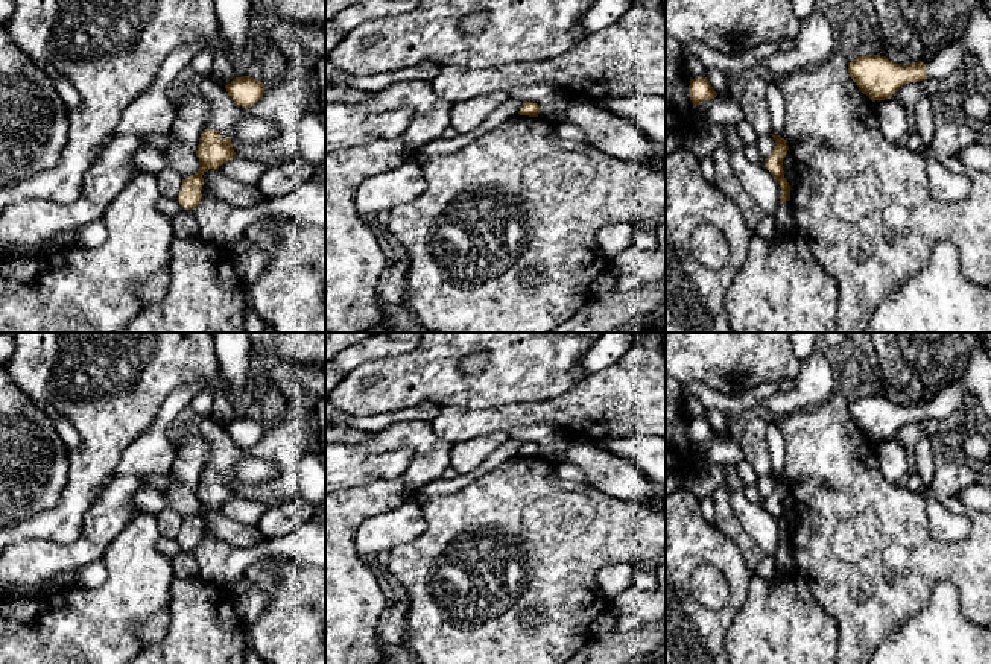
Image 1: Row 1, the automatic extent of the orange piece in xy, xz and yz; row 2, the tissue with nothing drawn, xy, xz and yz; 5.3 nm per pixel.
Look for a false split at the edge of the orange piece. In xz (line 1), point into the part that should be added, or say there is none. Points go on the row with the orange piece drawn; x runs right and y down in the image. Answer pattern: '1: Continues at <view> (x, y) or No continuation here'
1: No continuation here

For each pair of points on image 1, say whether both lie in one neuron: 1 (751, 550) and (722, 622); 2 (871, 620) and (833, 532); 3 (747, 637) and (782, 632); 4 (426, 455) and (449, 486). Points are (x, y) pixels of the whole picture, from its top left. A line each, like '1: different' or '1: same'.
1: different
2: same
3: same
4: different

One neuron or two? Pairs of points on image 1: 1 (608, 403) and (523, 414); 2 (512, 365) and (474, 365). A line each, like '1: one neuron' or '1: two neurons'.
1: one neuron
2: two neurons

